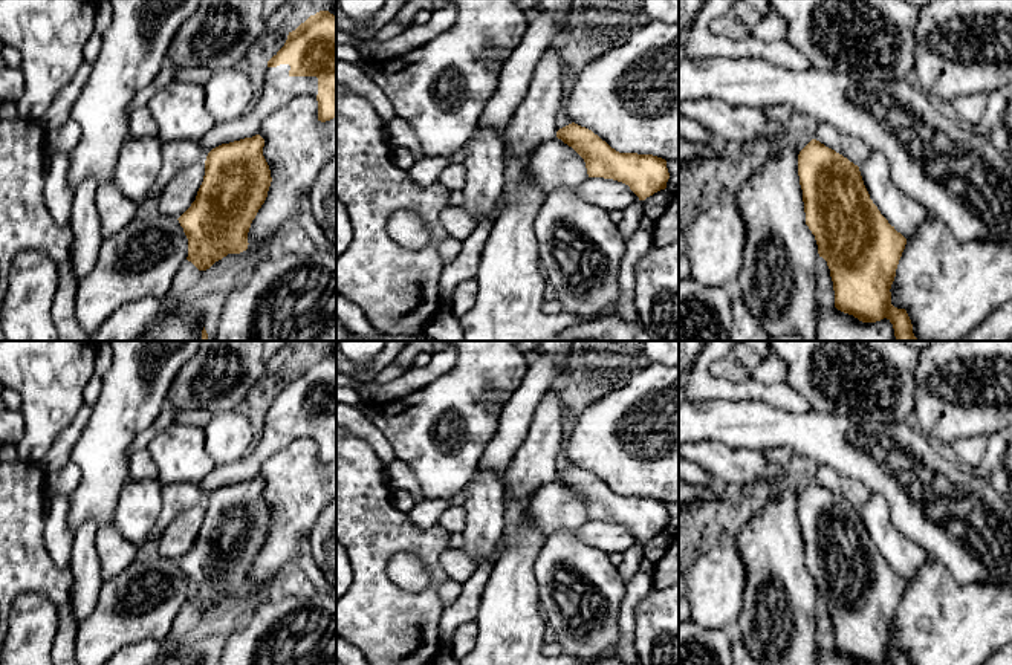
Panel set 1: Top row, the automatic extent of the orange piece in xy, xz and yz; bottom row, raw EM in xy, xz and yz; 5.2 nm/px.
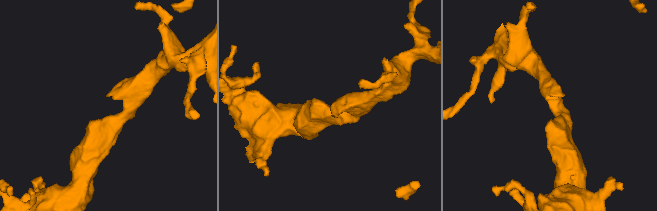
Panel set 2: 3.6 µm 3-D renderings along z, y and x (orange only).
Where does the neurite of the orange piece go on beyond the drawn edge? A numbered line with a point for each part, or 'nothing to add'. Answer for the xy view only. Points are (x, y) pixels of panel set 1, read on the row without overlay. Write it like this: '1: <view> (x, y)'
1: xy (278, 431)

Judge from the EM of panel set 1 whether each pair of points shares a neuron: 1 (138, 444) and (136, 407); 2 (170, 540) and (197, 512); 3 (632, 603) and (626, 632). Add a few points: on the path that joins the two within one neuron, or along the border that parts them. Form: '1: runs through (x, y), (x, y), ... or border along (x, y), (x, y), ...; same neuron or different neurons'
1: border along (164, 408), (135, 437), (127, 451), (129, 457); different neurons
2: runs through (176, 534), (191, 519); same neuron
3: runs through (627, 610), (626, 624); same neuron

